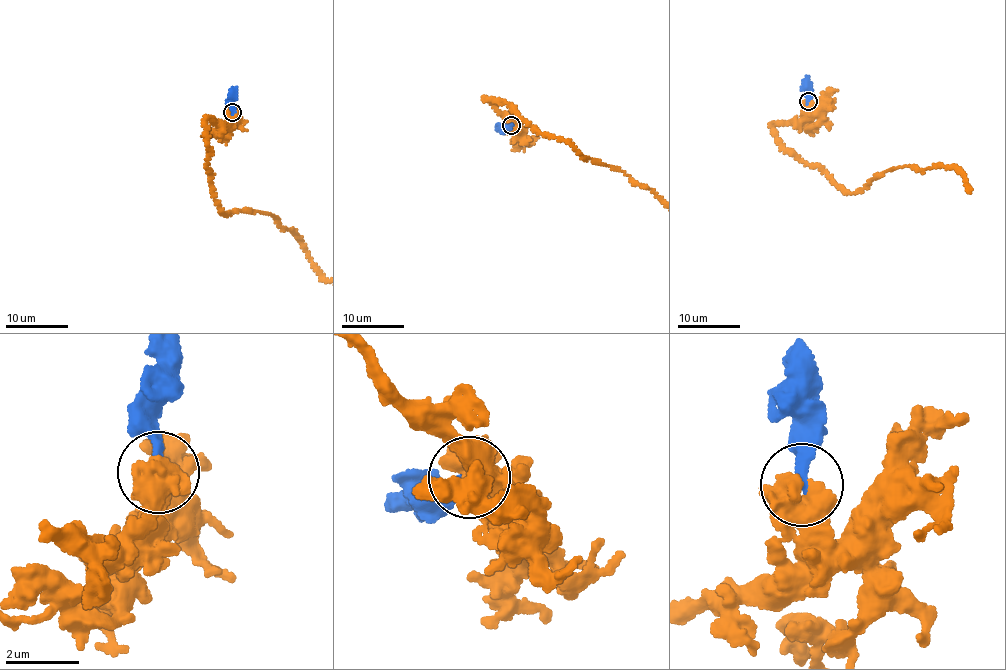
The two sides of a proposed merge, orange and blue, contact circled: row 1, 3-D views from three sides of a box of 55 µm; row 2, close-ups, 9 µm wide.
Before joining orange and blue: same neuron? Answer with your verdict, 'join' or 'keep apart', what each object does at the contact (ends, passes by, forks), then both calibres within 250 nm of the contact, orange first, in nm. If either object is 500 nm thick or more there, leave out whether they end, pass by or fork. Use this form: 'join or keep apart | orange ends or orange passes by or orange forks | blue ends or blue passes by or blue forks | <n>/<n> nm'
join | 600/280 nm

